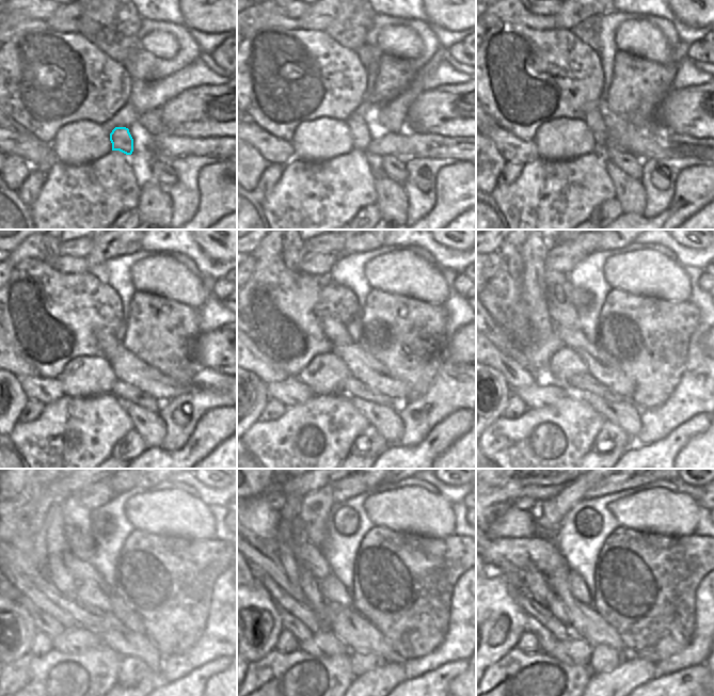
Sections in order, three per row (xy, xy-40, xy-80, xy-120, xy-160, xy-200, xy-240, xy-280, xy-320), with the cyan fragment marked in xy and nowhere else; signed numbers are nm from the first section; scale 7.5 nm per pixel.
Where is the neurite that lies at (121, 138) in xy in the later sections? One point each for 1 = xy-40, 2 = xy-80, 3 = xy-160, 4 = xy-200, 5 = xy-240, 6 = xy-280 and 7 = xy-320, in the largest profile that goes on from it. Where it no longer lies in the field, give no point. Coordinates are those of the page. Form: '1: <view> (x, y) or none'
1: xy-40 (358, 127)
2: xy-80 (592, 117)
3: xy-160 (333, 329)
4: xy-200 (557, 288)
5: xy-240 (80, 536)
6: xy-280 (316, 505)
7: xy-320 (550, 513)

